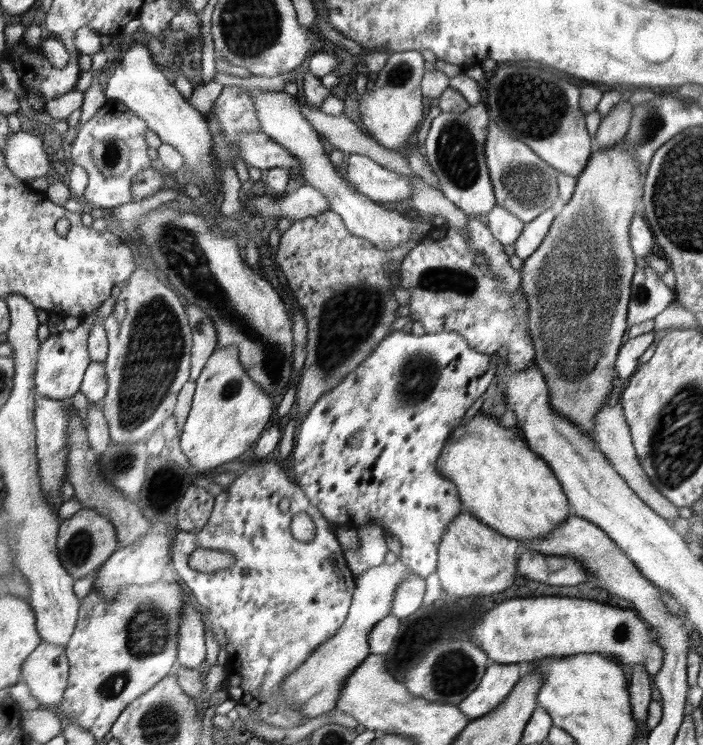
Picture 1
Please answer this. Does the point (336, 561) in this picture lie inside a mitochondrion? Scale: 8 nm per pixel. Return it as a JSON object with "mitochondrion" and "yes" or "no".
{"mitochondrion":"no"}

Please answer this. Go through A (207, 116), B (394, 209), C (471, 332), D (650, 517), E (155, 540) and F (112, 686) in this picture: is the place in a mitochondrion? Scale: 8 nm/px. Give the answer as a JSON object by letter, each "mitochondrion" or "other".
{"A":"other","B":"other","C":"other","D":"other","E":"other","F":"mitochondrion"}

